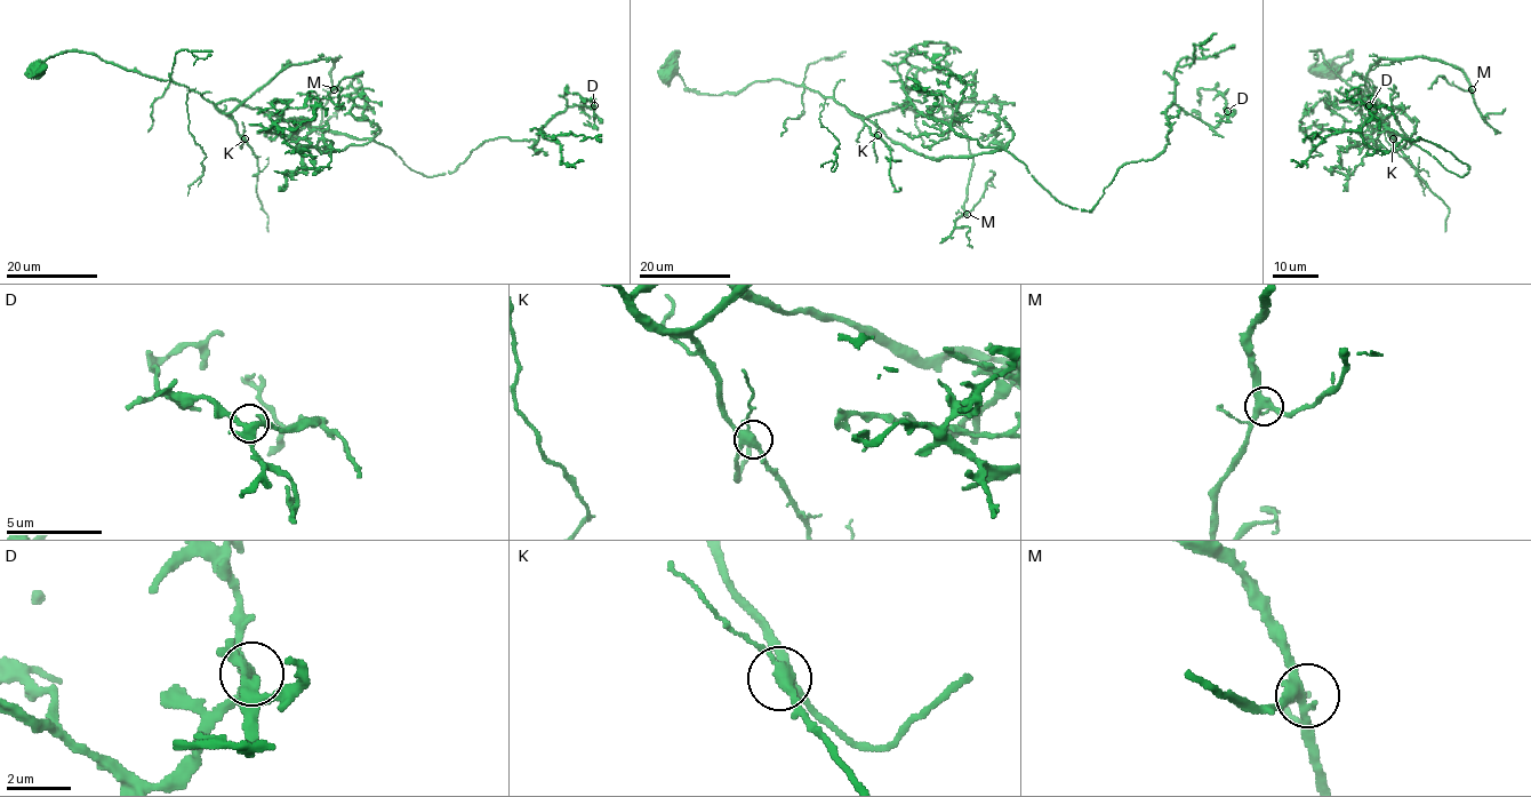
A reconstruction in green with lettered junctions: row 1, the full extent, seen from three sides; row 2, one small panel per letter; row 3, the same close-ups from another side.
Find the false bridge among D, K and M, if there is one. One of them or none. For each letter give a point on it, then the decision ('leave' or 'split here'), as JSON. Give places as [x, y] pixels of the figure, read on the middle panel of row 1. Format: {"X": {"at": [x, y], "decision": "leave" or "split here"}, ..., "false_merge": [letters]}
{"D": {"at": [1227, 111], "decision": "leave"}, "K": {"at": [878, 135], "decision": "leave"}, "M": {"at": [967, 214], "decision": "leave"}, "false_merge": []}

